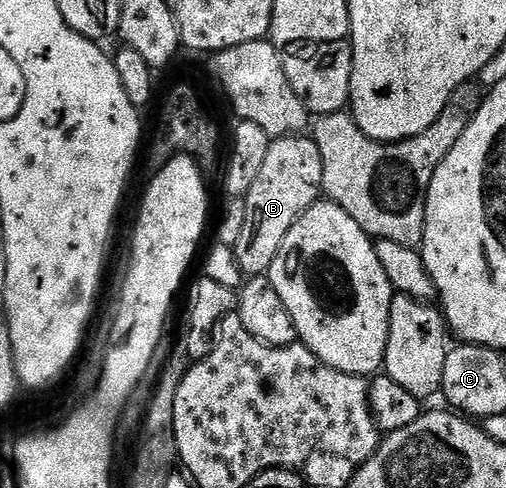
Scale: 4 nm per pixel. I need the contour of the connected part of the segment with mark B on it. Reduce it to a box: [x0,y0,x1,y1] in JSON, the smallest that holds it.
[233,134,322,279]

